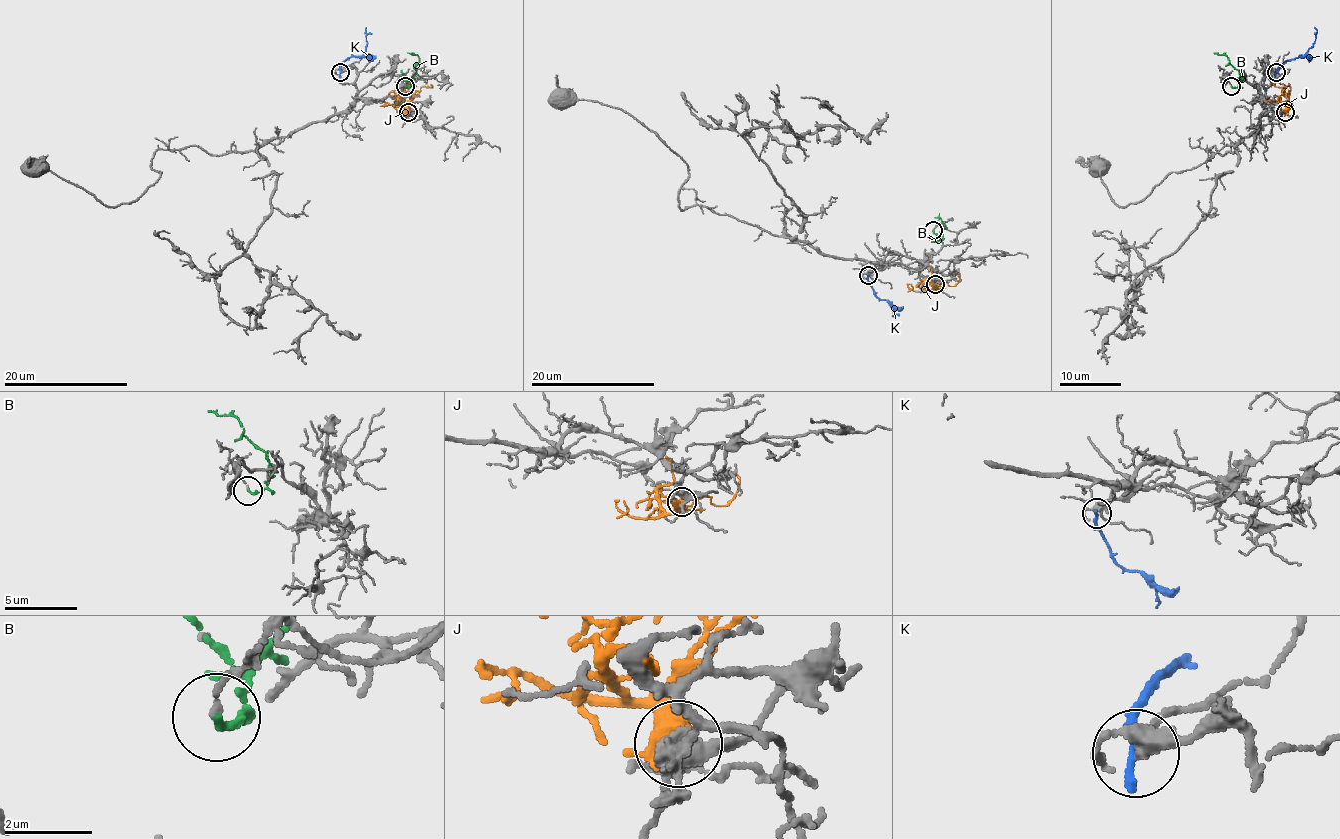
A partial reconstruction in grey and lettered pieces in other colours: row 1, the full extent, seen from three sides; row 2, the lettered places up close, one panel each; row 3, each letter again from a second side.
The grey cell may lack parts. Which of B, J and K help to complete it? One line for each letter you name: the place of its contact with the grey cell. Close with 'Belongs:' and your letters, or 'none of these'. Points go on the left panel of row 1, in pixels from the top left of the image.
Belongs: none of these

